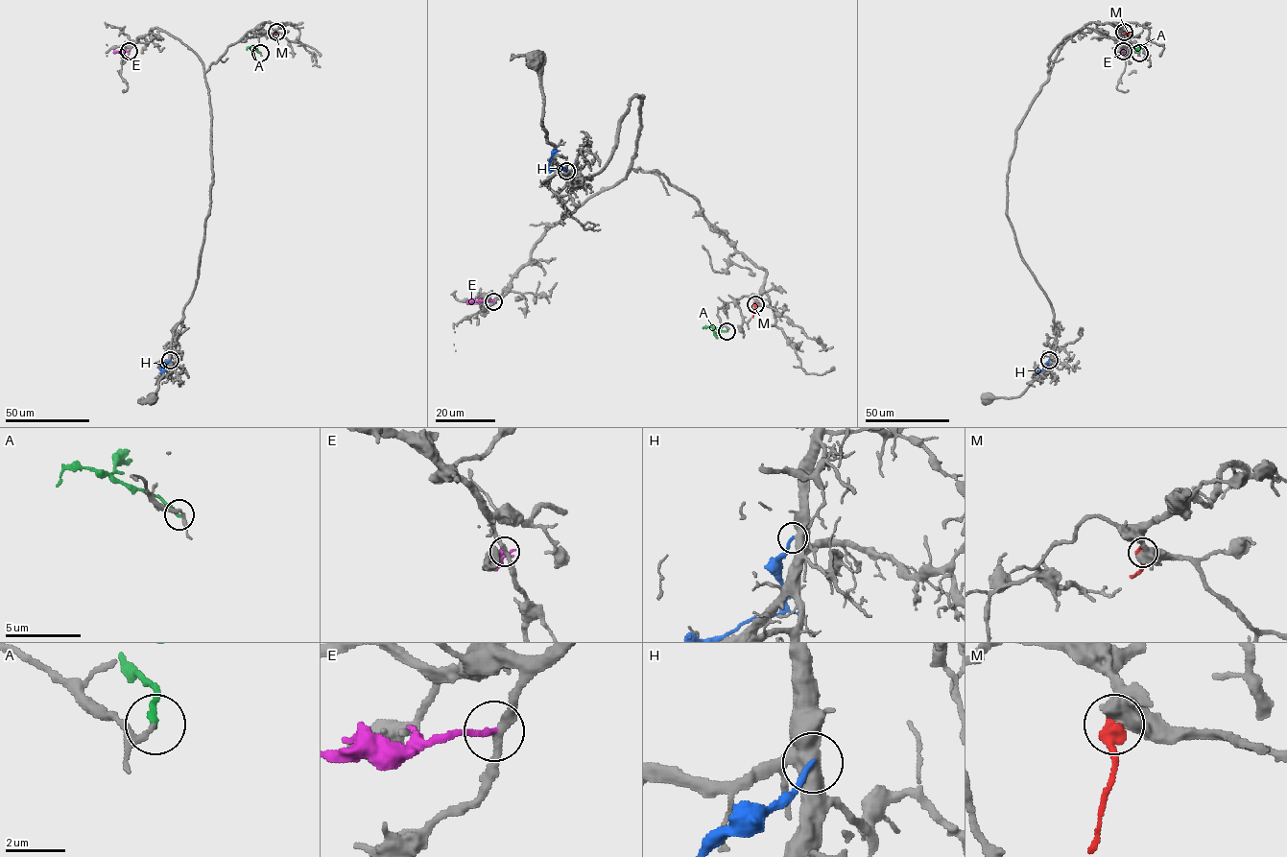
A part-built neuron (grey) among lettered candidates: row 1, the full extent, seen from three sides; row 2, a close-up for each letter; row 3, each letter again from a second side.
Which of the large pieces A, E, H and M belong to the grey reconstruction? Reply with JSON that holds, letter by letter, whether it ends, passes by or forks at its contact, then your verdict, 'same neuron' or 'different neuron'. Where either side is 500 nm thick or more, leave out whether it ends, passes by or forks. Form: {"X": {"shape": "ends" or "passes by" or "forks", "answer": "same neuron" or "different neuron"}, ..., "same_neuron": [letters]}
{"A": {"shape": "ends", "answer": "different neuron"}, "E": {"shape": "ends", "answer": "different neuron"}, "H": {"answer": "different neuron"}, "M": {"answer": "different neuron"}, "same_neuron": []}

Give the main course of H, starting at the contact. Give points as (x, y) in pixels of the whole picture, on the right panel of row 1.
H: (1049, 359), (1047, 368), (1037, 370)

